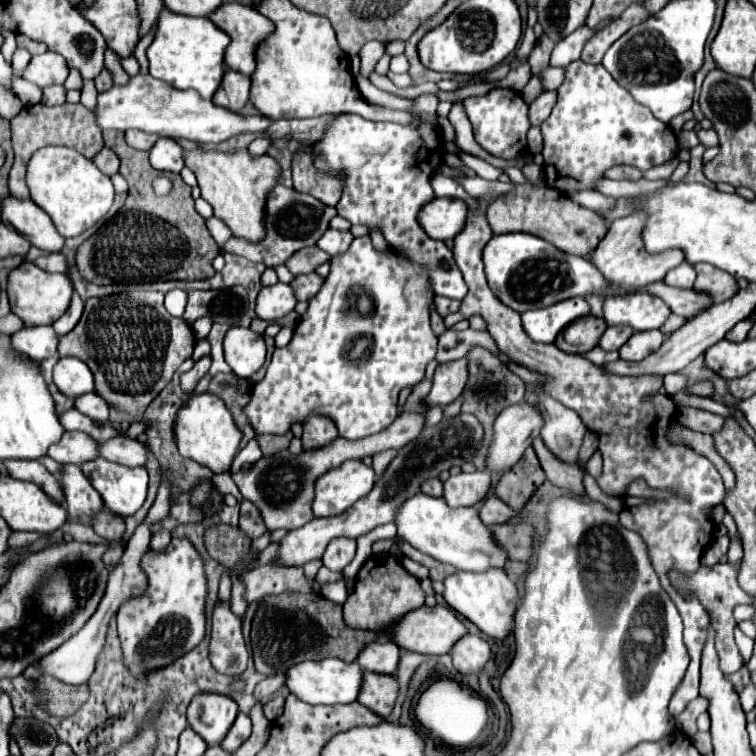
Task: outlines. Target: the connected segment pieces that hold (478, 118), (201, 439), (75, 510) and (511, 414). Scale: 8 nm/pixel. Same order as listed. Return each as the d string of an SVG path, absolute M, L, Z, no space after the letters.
M493 88L485 96L465 98L465 112L473 124L475 140L491 154L503 160L519 158L521 150L527 148L527 130L531 128L527 104L523 98L509 88Z
M203 392L193 396L191 402L177 412L175 440L177 440L179 454L183 458L195 460L197 464L211 468L211 472L215 474L223 474L223 472L229 472L231 462L235 460L235 454L243 440L243 432L233 422L231 410L227 408L227 404L219 396Z
M63 464L59 468L59 474L69 518L91 518L91 514L97 514L103 508L103 500L99 498L91 482L87 482L81 466Z
M527 402L507 406L493 424L493 440L485 458L485 468L499 474L511 470L525 448L531 446L533 438L539 436L541 426L543 420L535 406Z

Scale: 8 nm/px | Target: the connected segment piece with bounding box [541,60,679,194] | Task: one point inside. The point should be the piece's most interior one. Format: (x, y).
(595, 124)

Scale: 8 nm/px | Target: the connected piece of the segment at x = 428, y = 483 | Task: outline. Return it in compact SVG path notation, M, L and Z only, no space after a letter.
M427 478L421 486L421 490L429 496L441 496L443 494L443 486L441 486L441 480L439 478Z

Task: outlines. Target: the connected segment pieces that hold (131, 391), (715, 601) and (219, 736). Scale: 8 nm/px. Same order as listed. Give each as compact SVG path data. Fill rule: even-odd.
M133 290L89 298L75 330L61 338L59 356L83 360L95 376L95 392L107 404L117 412L141 416L171 382L181 362L193 356L193 346L193 328L165 310L163 292Z
M727 562L727 564L715 564L715 566L701 566L691 578L679 576L679 580L673 580L679 586L679 590L695 592L697 598L701 600L701 604L711 614L711 622L713 622L713 626L717 630L715 646L717 646L717 652L719 652L719 658L721 658L721 670L727 676L737 672L743 666L743 656L739 654L739 648L737 648L735 638L733 638L733 628L737 624L735 618L733 618L733 608L737 604L749 604L749 594L745 590L741 590L741 586L737 582L739 568L741 568L741 562L737 562L737 564Z
M197 694L187 708L187 720L209 746L217 746L233 726L237 712L237 704L229 696Z

